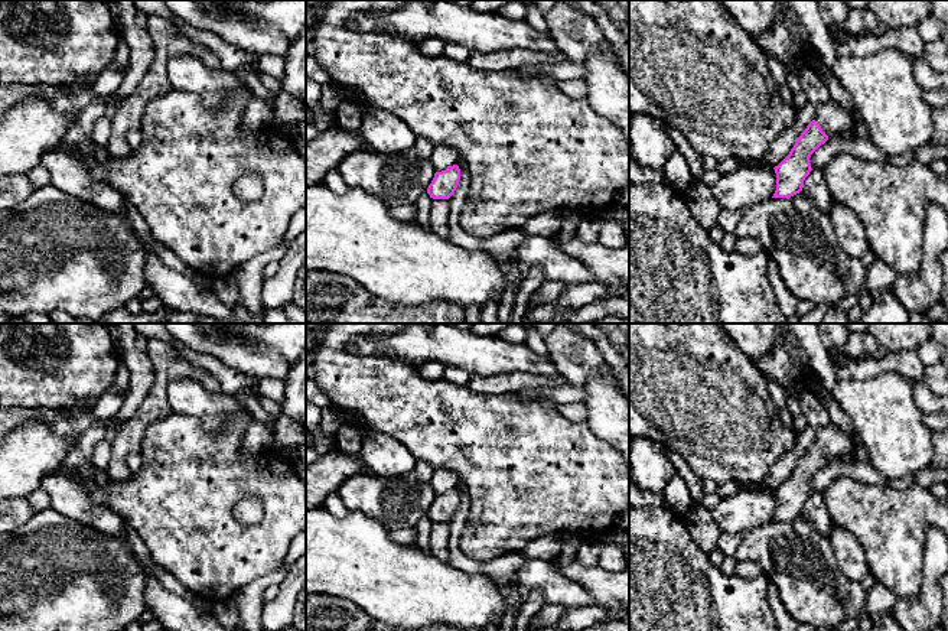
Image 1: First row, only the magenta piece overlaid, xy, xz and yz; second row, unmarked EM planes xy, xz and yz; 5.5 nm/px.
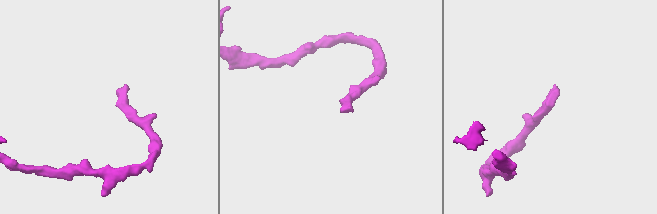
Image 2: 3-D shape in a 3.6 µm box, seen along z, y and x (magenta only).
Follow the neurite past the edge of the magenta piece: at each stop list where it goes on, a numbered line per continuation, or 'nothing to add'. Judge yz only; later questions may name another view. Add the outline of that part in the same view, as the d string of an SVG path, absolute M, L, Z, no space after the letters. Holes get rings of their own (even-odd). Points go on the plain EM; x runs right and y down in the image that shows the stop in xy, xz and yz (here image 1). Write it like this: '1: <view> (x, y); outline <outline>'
1: yz (833, 442); outline M830 422L817 429L815 445L828 461L833 461L846 452L854 452L859 443L856 442L854 435L846 433L833 422Z

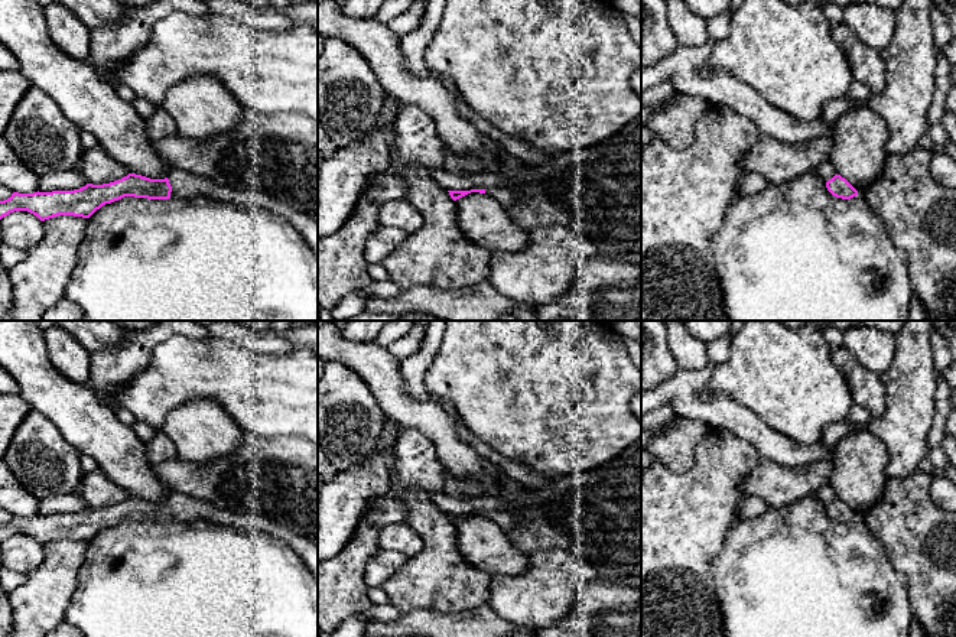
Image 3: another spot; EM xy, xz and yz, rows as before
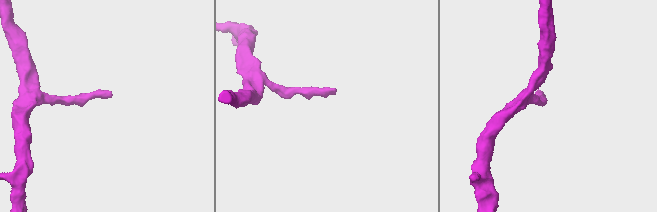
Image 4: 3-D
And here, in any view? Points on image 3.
1: xy (184, 509); outline M169 493L166 501L172 510L170 521L209 521L212 524L230 526L251 533L267 533L284 540L305 562L318 582L318 545L296 534L283 524L251 513L234 513L227 508L220 508L207 501L191 498L182 493Z

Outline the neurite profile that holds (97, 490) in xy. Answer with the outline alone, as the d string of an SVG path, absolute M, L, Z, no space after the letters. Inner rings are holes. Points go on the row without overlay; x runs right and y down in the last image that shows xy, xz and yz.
M100 468L84 474L78 493L92 508L110 507L130 497L123 487L110 480Z

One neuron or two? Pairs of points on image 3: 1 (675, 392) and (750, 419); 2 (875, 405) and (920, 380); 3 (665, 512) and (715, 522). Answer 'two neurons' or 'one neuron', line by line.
1: one neuron
2: two neurons
3: one neuron

